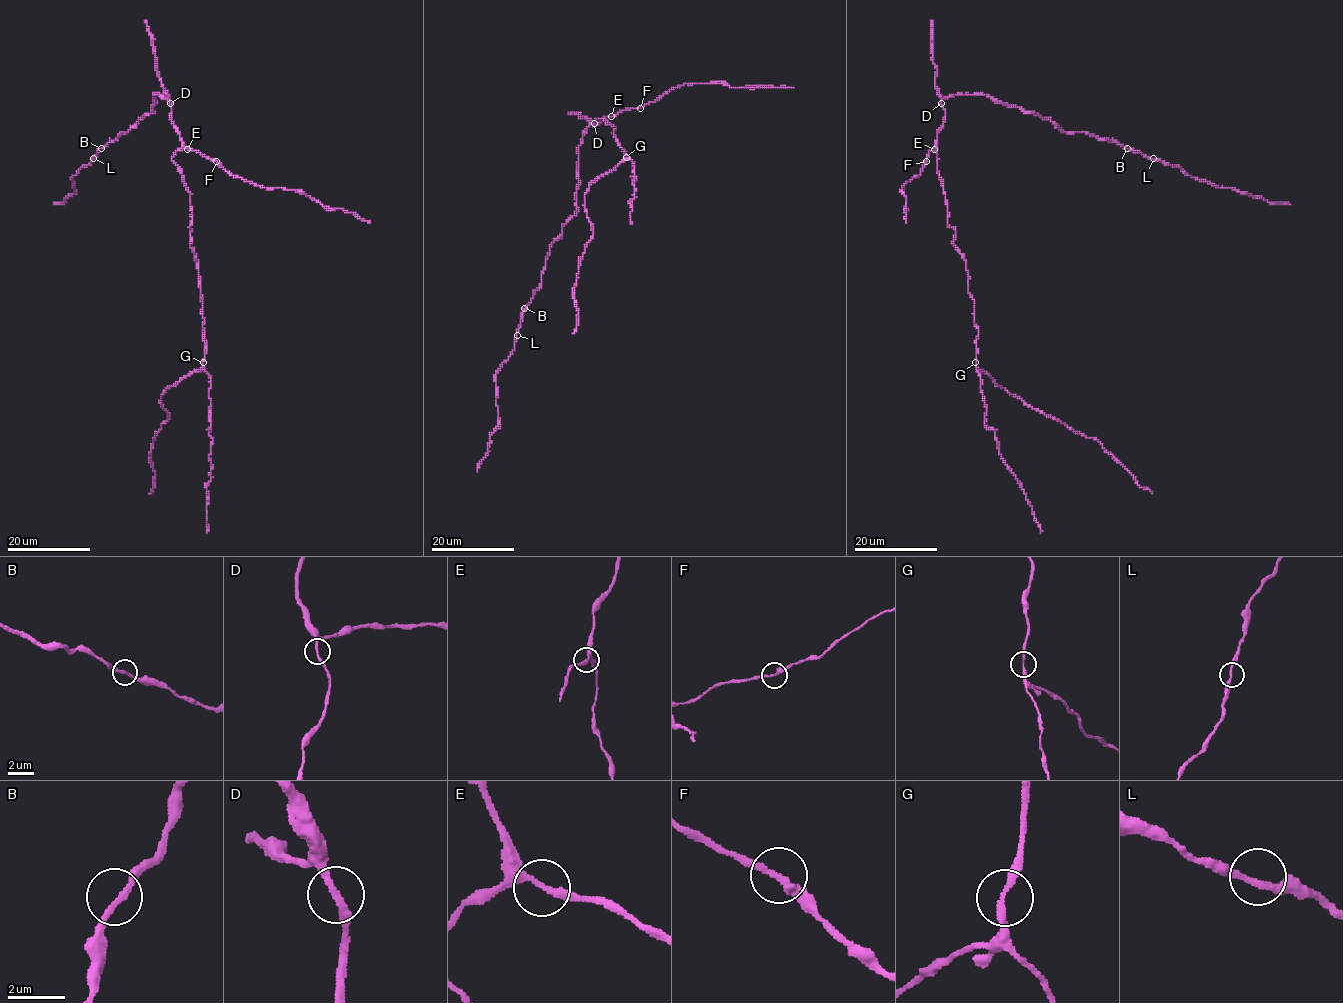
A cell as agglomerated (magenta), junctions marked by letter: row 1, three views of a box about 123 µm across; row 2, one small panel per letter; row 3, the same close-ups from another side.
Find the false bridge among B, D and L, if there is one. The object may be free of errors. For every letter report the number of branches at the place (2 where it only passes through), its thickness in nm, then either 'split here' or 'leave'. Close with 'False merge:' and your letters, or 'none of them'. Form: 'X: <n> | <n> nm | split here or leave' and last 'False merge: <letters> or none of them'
B: 2 | 220 nm | leave
D: 2 | 220 nm | leave
L: 2 | 240 nm | leave
False merge: none of them

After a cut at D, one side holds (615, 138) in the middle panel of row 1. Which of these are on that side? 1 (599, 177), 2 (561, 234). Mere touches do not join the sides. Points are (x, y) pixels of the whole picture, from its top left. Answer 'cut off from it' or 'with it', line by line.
1: with it
2: cut off from it

